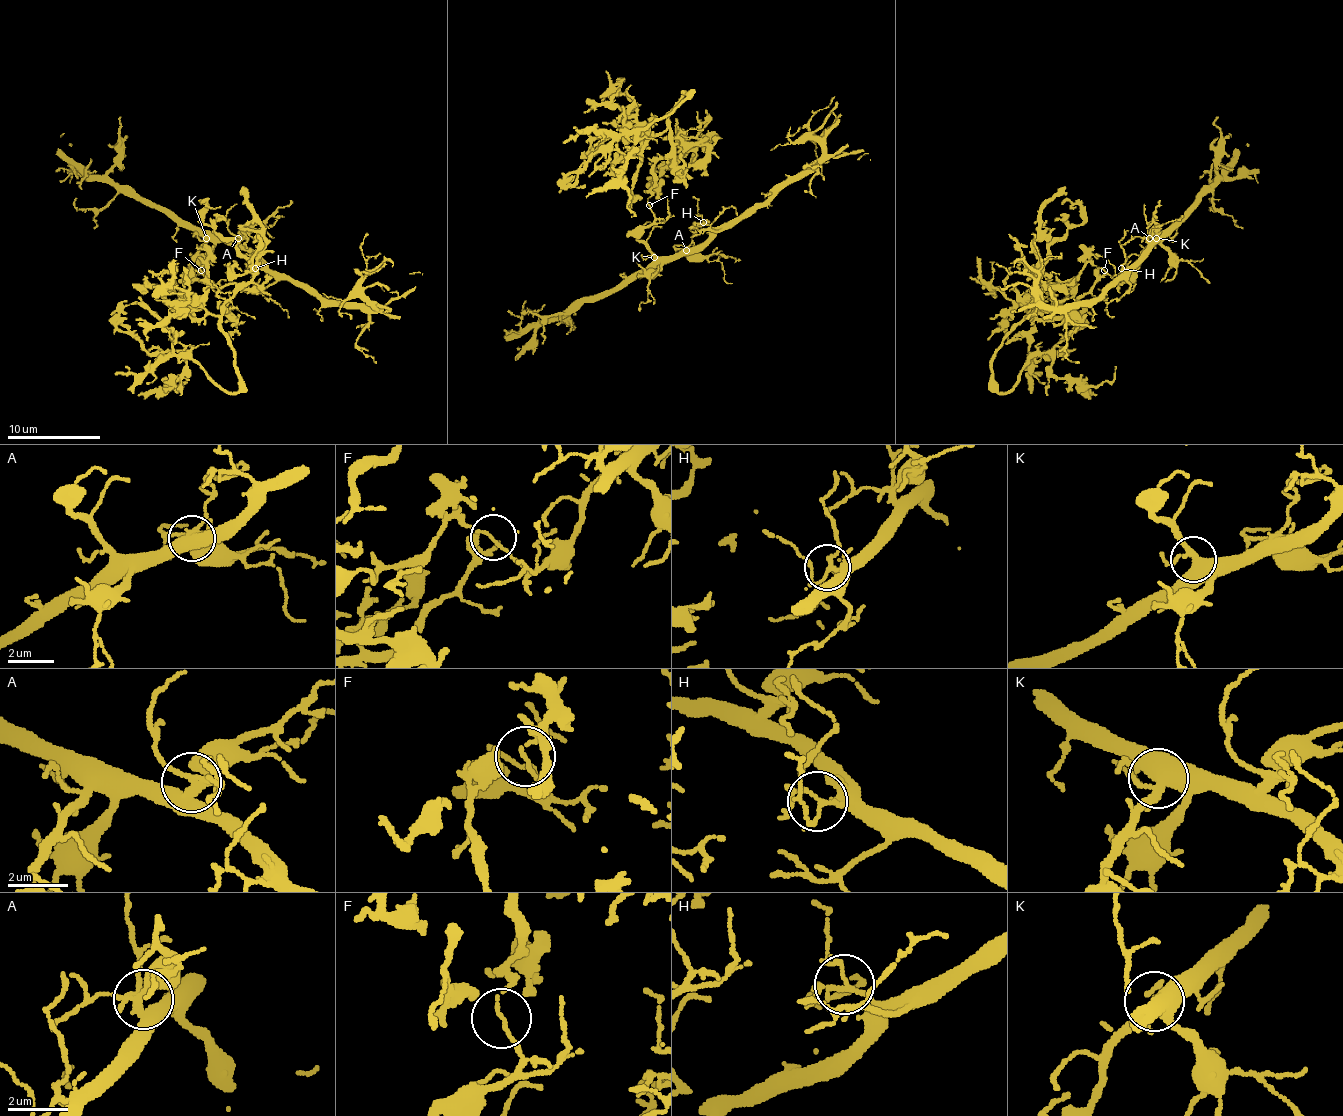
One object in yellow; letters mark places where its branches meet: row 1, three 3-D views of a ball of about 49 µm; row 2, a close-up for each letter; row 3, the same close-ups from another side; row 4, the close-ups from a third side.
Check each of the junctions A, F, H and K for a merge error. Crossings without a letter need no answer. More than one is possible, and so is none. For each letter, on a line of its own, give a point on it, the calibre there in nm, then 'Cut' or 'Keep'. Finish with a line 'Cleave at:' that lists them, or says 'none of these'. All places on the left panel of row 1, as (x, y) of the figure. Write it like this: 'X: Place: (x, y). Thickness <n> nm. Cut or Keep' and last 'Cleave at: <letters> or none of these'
A: Place: (238, 238). Thickness 360 nm. Keep
F: Place: (201, 270). Thickness 100 nm. Cut
H: Place: (255, 268). Thickness 120 nm. Keep
K: Place: (206, 238). Thickness 400 nm. Keep
Cleave at: F

